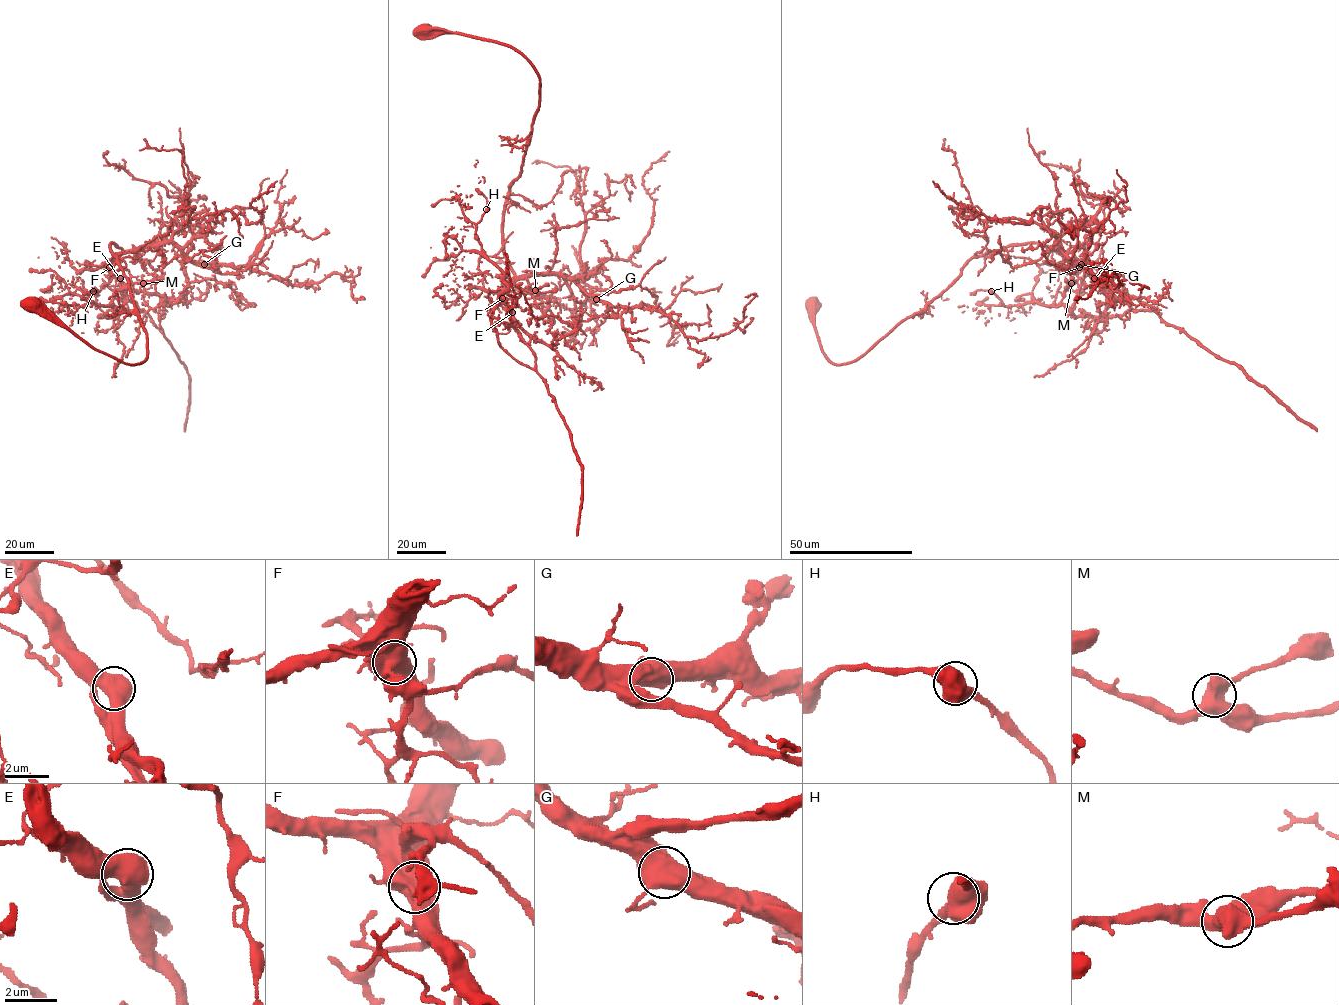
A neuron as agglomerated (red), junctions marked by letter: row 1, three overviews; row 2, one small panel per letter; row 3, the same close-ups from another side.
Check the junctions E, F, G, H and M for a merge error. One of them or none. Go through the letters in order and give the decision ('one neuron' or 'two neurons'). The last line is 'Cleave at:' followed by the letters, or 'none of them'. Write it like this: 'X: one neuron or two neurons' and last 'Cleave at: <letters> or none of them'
E: one neuron
F: one neuron
G: one neuron
H: one neuron
M: one neuron
Cleave at: none of them

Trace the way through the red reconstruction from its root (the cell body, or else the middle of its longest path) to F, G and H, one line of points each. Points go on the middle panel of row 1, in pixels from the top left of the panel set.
F: (424, 31), (505, 44), (539, 78), (540, 107), (505, 205), (503, 253), (514, 278), (502, 298)
G: (424, 31), (505, 44), (535, 71), (540, 107), (509, 187), (504, 256), (516, 276), (565, 274), (596, 299)
H: (424, 31), (539, 78), (502, 222), (533, 368), (491, 322), (486, 209)

